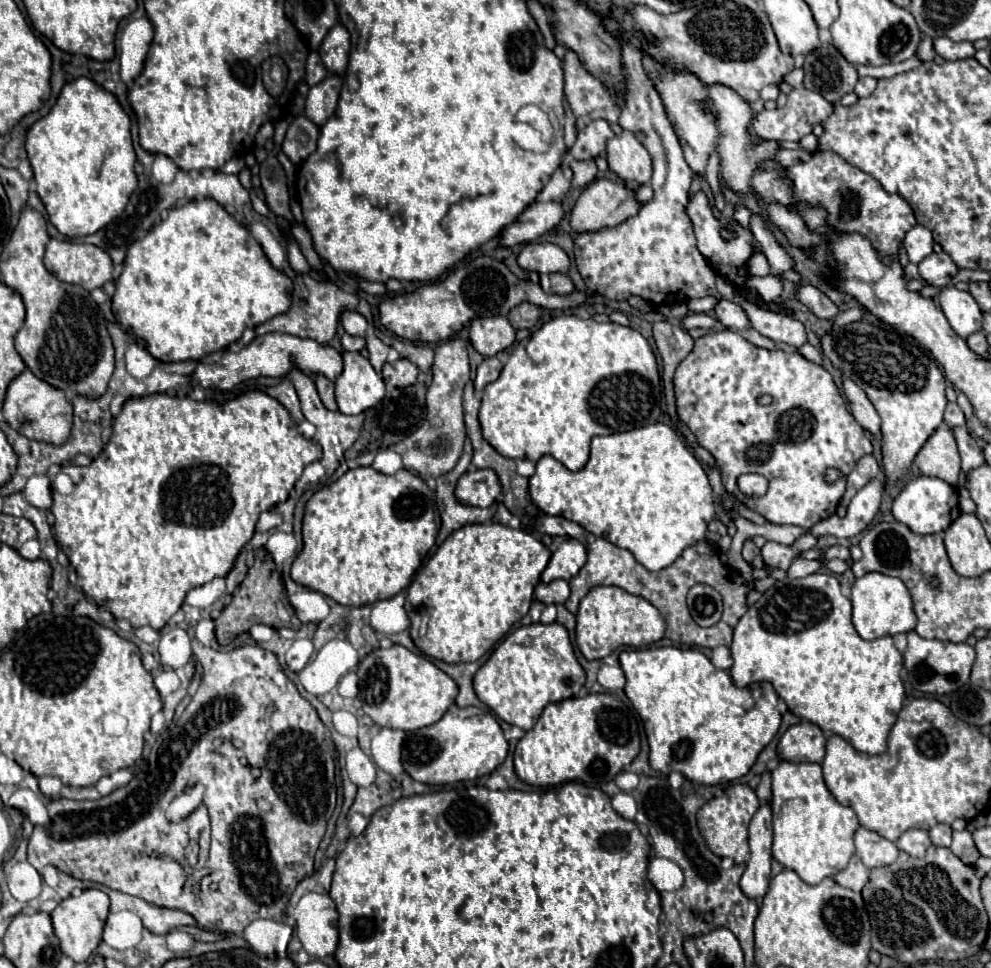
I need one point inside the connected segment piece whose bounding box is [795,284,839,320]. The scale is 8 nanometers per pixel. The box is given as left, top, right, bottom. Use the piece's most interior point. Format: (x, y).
(812, 297)

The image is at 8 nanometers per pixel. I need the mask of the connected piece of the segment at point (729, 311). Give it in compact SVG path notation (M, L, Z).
M721 298L721 300L715 304L713 312L715 312L715 316L719 318L719 322L721 322L725 328L733 330L733 332L743 330L745 326L749 326L749 318L747 318L745 310L741 308L741 304L735 304L735 302L731 302L731 300L723 300L723 298Z

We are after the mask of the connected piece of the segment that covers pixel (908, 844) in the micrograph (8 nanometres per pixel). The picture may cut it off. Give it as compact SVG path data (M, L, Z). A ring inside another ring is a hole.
M911 828L907 830L897 842L897 848L907 852L909 856L913 858L923 858L927 848L931 846L931 840L929 840L929 834L925 830L917 830L917 828Z

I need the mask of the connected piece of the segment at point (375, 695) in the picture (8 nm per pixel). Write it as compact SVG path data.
M393 644L391 648L379 648L365 656L357 668L359 676L359 704L361 710L381 728L397 728L397 730L417 730L435 724L455 702L455 696L459 692L457 684L447 676L443 670L439 670L433 662L429 662L425 656L413 654L407 648Z

